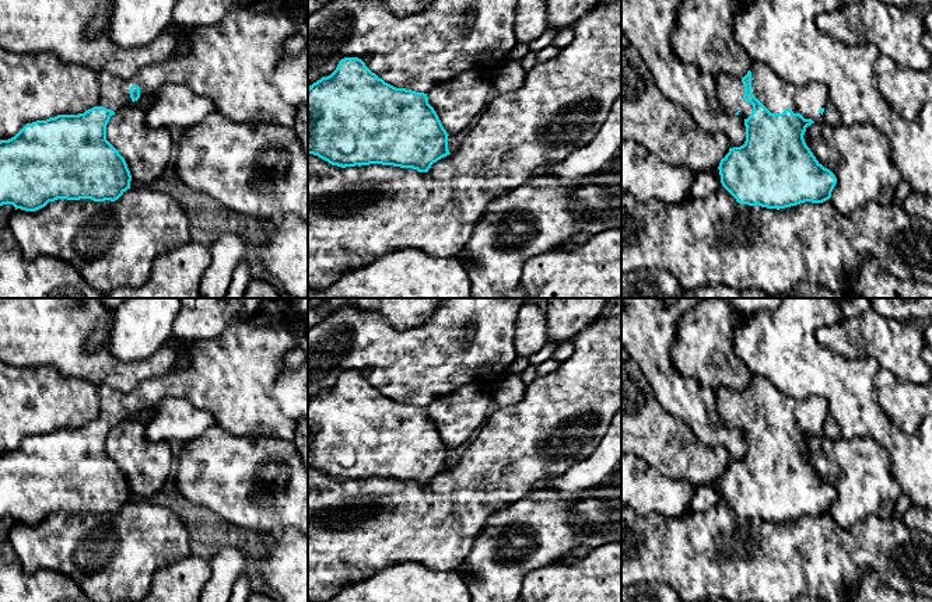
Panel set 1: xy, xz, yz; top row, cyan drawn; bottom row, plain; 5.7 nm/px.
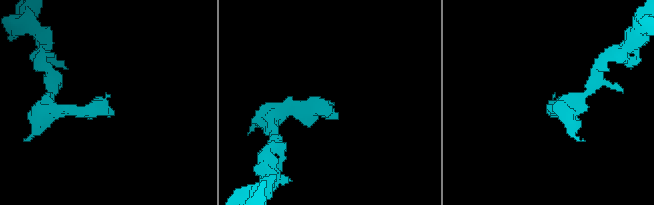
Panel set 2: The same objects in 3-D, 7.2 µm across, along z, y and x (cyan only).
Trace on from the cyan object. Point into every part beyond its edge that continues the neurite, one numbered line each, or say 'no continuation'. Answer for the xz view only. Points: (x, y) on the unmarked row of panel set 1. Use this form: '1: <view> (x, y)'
no continuation

